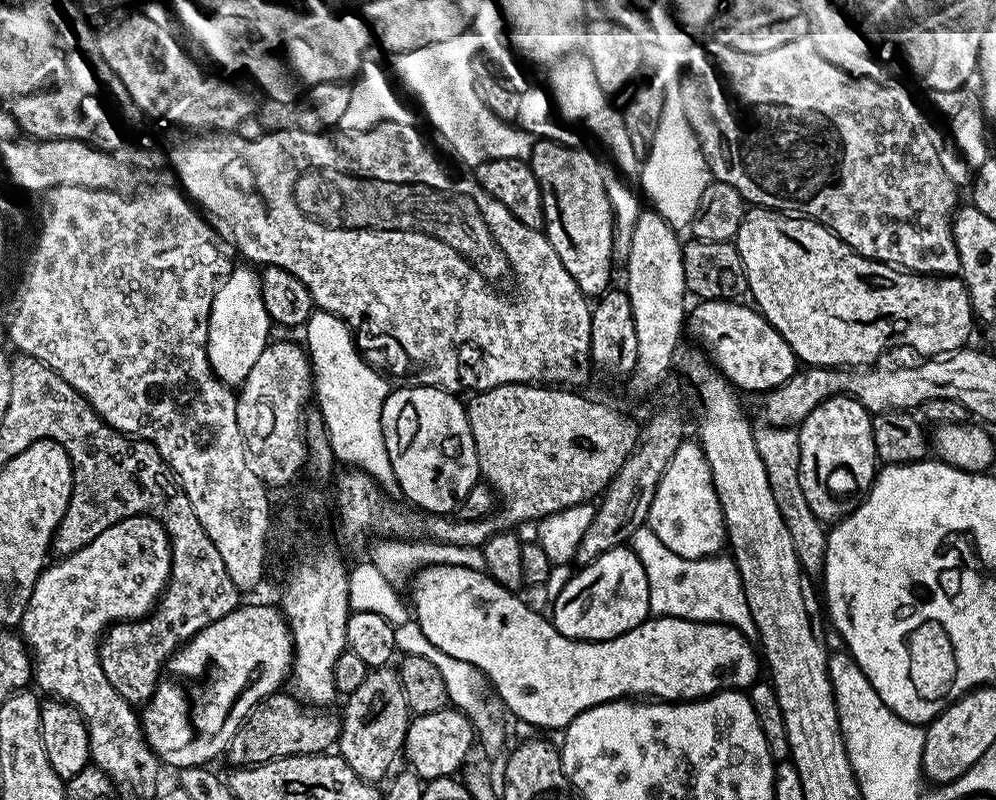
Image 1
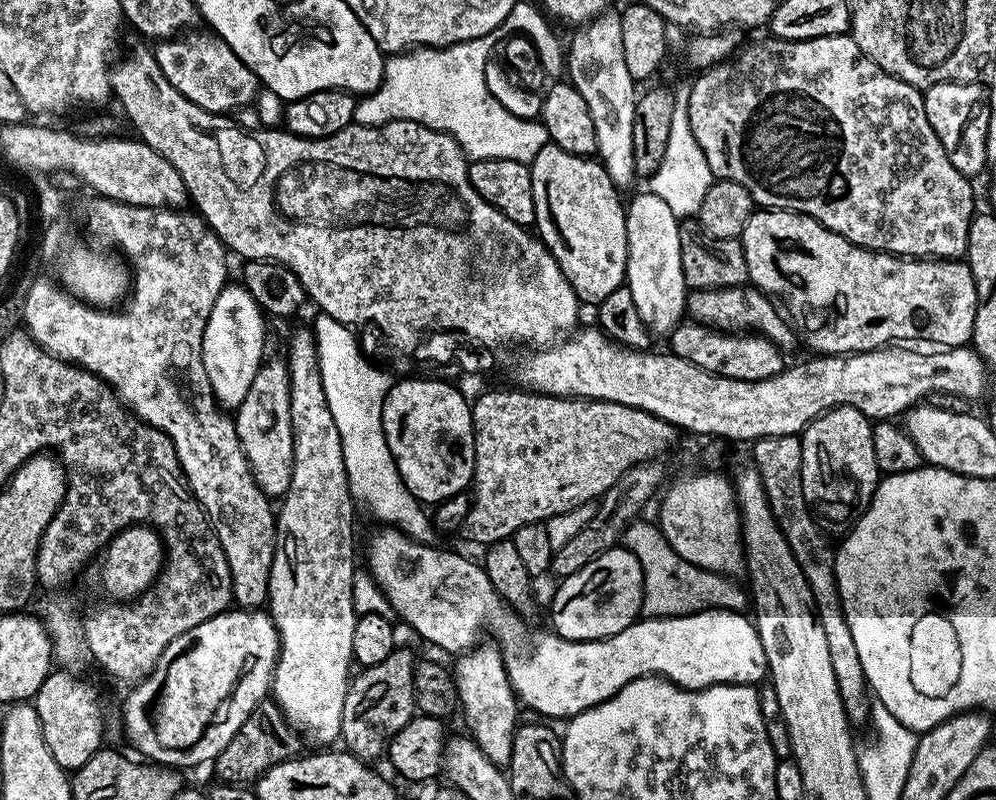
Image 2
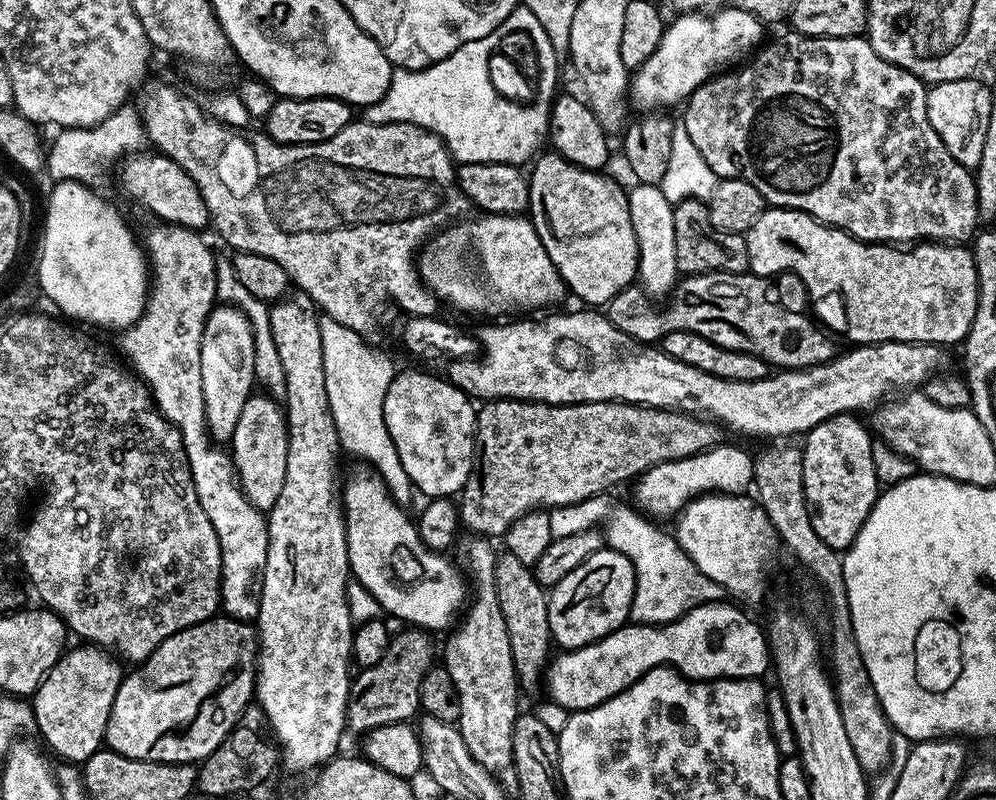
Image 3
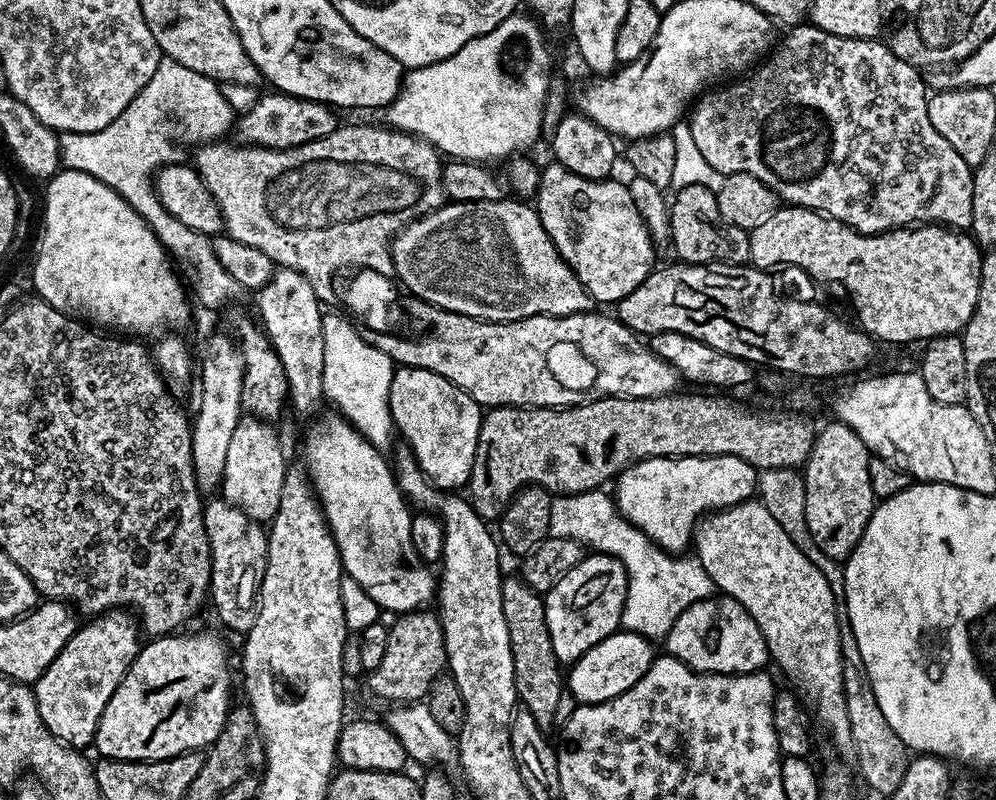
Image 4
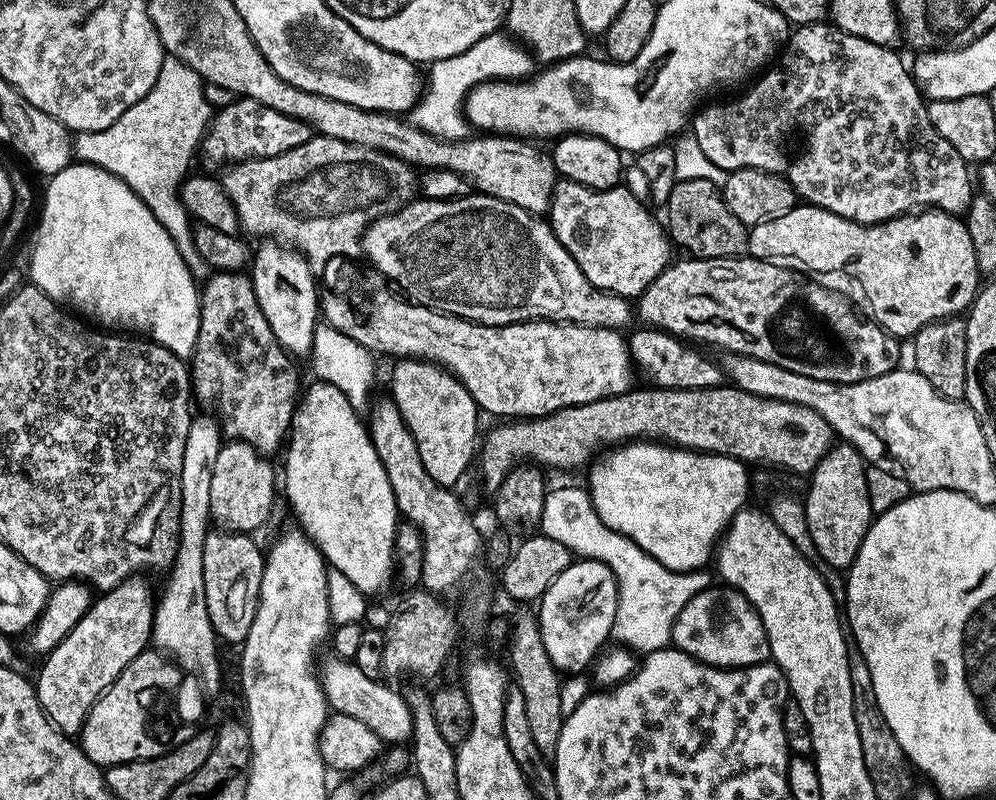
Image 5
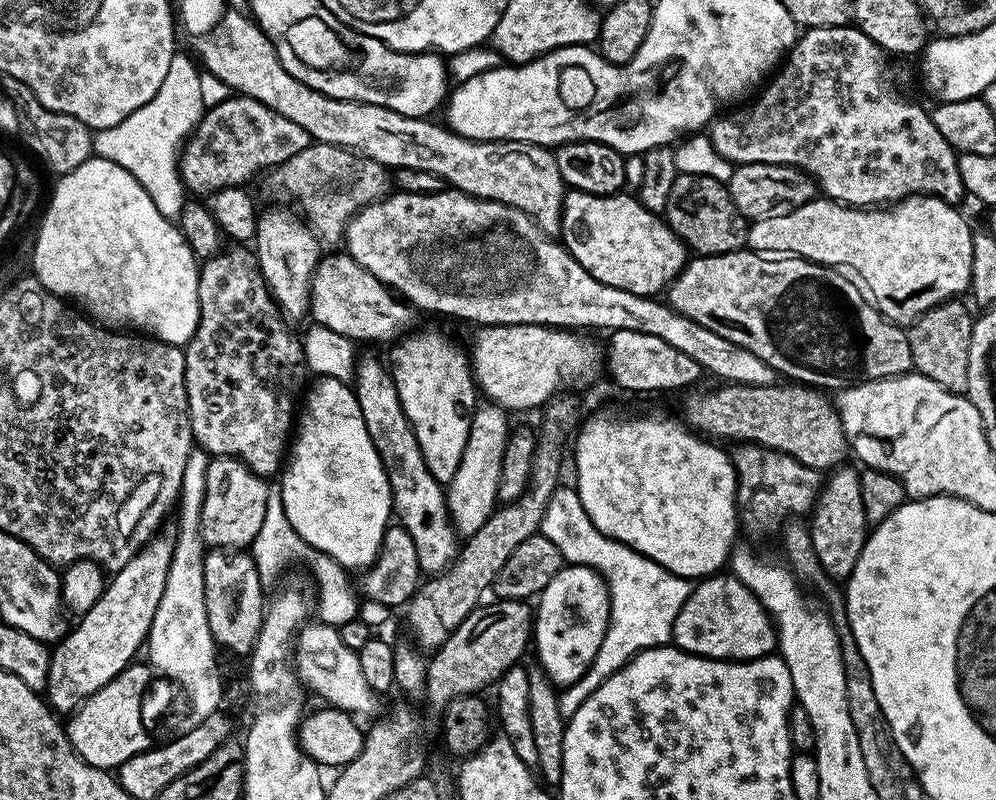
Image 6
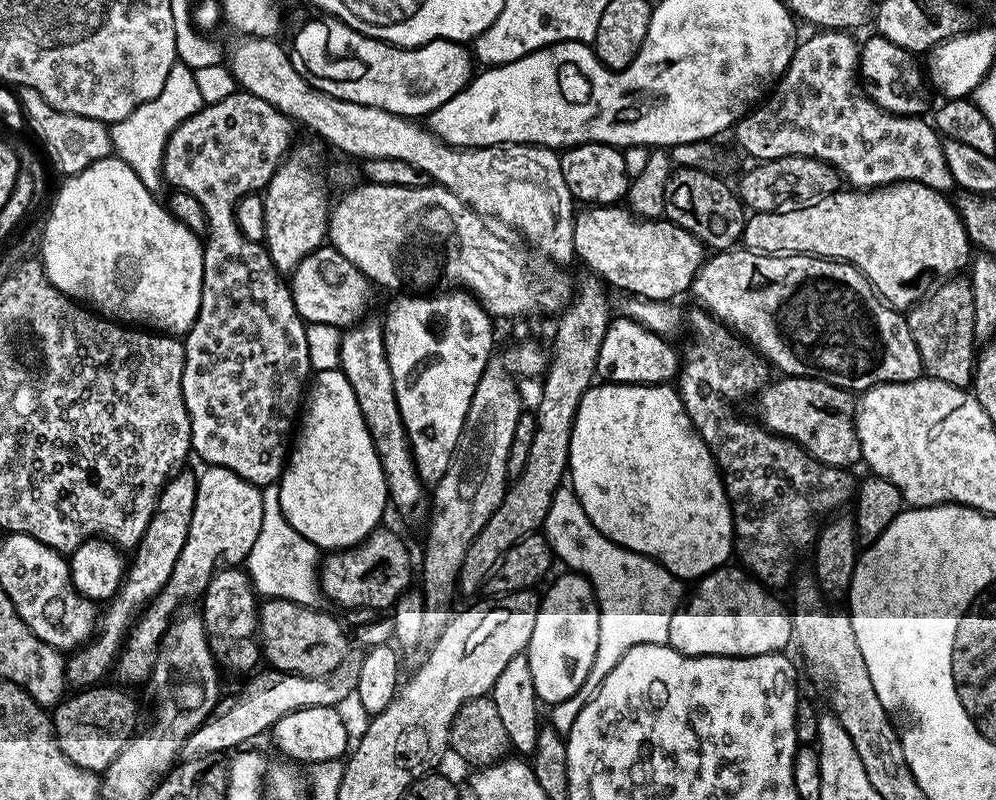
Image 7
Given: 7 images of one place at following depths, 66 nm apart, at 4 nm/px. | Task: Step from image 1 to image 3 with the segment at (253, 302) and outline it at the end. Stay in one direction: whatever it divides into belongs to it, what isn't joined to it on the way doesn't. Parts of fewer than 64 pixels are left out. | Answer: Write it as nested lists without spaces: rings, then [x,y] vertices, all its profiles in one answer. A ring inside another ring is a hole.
[[[216,306],[204,321],[204,333],[200,339],[202,354],[202,402],[208,434],[216,442],[231,441],[234,426],[238,426],[238,414],[253,395],[252,384],[257,383],[254,372],[255,338],[251,324],[239,309]]]

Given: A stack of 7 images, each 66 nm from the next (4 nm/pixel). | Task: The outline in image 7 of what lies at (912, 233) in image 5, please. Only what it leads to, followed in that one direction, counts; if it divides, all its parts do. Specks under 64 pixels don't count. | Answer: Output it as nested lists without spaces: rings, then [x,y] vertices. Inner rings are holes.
[[[900,180],[886,188],[871,190],[837,190],[831,196],[814,202],[802,210],[789,212],[752,212],[745,219],[743,247],[750,252],[763,252],[770,256],[807,254],[830,260],[843,260],[853,264],[870,281],[881,300],[897,310],[907,310],[924,299],[937,284],[955,277],[960,267],[970,260],[968,231],[960,220],[957,205],[948,201],[942,192],[918,182]]]

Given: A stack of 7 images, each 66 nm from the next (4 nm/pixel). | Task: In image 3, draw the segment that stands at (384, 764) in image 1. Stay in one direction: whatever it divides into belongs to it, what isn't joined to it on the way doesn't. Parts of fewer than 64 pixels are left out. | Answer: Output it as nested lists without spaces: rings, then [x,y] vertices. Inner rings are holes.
[[[404,630],[391,637],[386,646],[386,654],[382,654],[379,662],[374,662],[374,666],[365,668],[355,673],[348,689],[348,709],[344,715],[347,727],[352,728],[359,734],[367,734],[376,728],[381,728],[387,724],[402,724],[411,721],[412,715],[420,712],[420,687],[422,678],[433,667],[432,644],[428,641],[429,633],[424,630]]]

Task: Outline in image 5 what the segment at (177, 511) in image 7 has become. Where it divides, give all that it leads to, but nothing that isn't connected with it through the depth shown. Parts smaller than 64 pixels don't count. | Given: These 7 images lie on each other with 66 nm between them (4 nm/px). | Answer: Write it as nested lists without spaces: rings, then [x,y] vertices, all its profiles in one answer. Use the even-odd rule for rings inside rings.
[[[137,574],[129,580],[123,580],[109,592],[97,595],[78,626],[74,626],[74,630],[70,630],[70,634],[66,634],[62,642],[58,642],[58,646],[54,646],[54,650],[43,657],[44,665],[41,666],[40,673],[34,676],[36,697],[50,722],[60,732],[75,737],[82,730],[94,702],[115,682],[118,674],[122,674],[122,670],[126,670],[126,666],[130,666],[130,662],[134,662],[134,658],[138,658],[138,654],[149,647],[152,639],[154,596],[152,600],[152,588],[144,580],[147,579]]]

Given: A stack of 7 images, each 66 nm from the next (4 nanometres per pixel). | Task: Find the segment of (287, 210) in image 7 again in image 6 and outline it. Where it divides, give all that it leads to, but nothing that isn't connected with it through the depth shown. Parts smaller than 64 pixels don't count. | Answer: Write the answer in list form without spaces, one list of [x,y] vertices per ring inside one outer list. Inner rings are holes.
[[[276,208],[269,212],[261,211],[256,222],[254,241],[256,261],[262,270],[262,278],[271,290],[280,311],[292,322],[309,315],[312,275],[322,255],[322,245],[315,232],[297,220]]]

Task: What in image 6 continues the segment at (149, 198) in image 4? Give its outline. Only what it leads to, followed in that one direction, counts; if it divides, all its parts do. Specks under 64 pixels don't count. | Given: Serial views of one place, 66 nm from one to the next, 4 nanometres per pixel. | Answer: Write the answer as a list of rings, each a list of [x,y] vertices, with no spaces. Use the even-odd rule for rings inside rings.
[[[177,52],[171,59],[169,72],[161,89],[145,106],[134,110],[118,124],[99,129],[93,135],[93,153],[107,160],[117,162],[124,170],[129,170],[158,207],[163,217],[177,219],[182,206],[188,199],[188,191],[180,177],[179,158],[185,140],[189,138],[196,124],[204,116],[206,109],[226,102],[233,95],[230,86],[199,67],[184,55]]]

